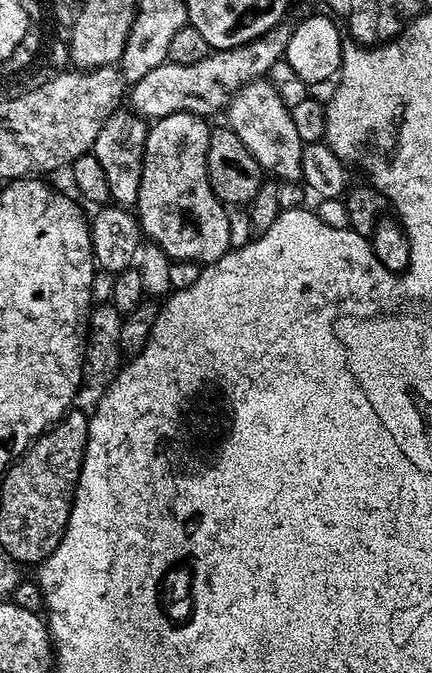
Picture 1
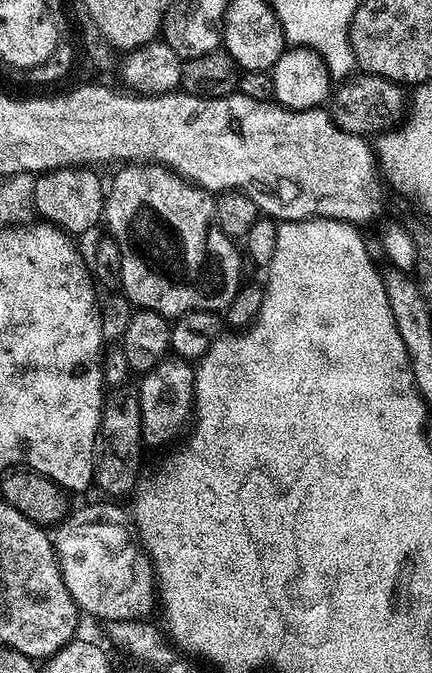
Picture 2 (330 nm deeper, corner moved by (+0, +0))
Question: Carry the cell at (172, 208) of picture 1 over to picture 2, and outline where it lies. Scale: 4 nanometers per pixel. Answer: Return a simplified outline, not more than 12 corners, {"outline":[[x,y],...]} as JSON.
{"outline":[[128,162],[102,220],[119,287],[165,318],[227,309],[242,256],[217,197]]}

